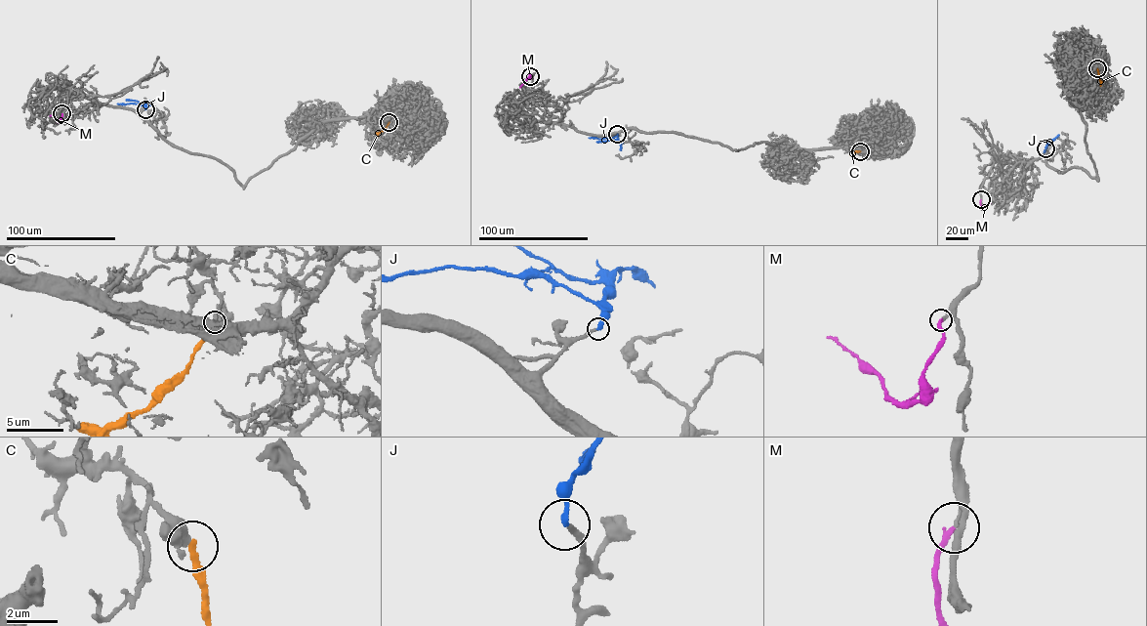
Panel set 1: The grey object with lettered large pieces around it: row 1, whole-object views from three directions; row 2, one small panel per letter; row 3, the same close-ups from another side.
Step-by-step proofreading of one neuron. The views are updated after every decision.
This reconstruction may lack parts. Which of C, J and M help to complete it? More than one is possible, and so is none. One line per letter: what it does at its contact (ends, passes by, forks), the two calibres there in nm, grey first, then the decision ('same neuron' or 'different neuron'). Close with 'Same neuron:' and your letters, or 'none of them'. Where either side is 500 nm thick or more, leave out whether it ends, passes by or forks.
C: calibres 600 and 260 nm; different neuron
J: it ends; calibres 200 and 200 nm; same neuron
M: it ends; calibres 190 and 200 nm; same neuron
Same neuron: J, M

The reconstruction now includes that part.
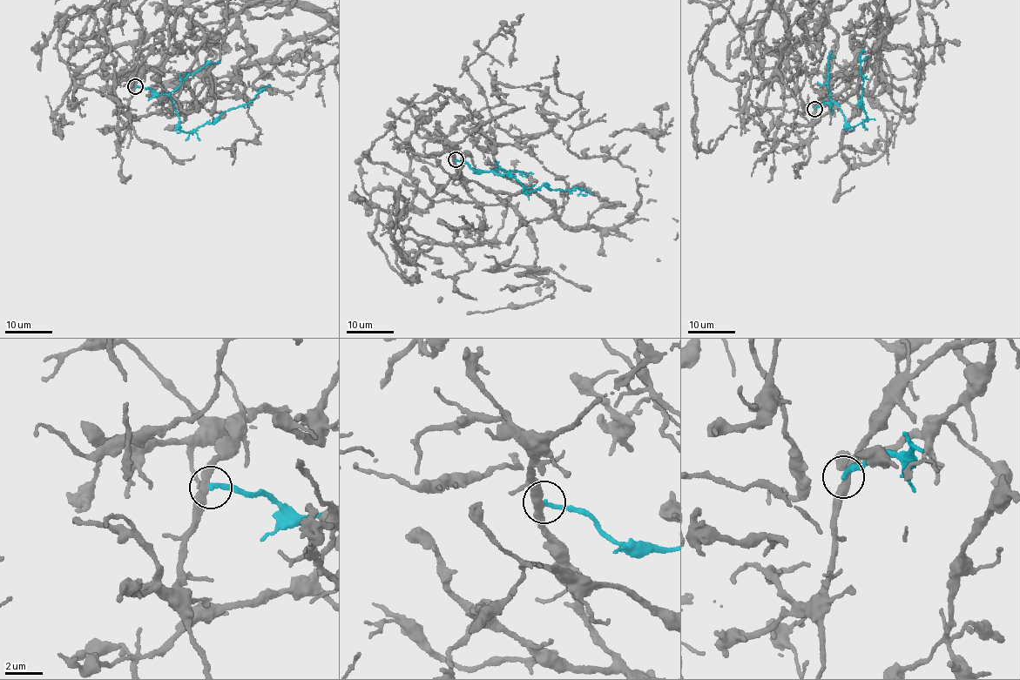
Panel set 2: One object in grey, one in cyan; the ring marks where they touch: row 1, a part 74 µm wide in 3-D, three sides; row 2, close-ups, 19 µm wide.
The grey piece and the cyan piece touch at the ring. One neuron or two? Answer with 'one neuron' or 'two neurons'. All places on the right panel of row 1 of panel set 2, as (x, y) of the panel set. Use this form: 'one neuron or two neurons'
two neurons

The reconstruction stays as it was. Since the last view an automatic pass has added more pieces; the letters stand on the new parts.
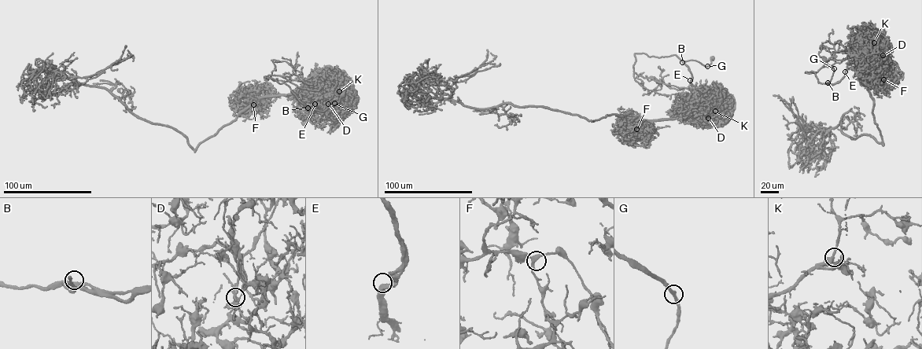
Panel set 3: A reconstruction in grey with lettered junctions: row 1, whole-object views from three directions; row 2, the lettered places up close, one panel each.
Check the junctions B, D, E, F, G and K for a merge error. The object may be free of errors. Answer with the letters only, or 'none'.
D

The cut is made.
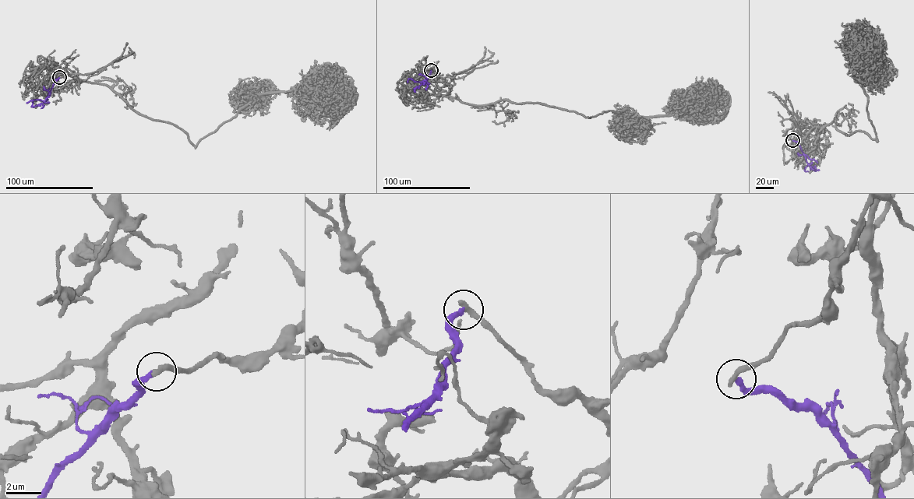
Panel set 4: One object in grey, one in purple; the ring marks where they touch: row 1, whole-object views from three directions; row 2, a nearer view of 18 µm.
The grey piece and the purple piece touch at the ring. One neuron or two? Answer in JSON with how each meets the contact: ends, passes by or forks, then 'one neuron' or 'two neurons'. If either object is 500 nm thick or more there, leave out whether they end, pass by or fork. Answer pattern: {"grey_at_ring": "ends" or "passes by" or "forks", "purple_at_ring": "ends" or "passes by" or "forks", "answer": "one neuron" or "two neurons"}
{"grey_at_ring": "ends", "purple_at_ring": "ends", "answer": "two neurons"}

